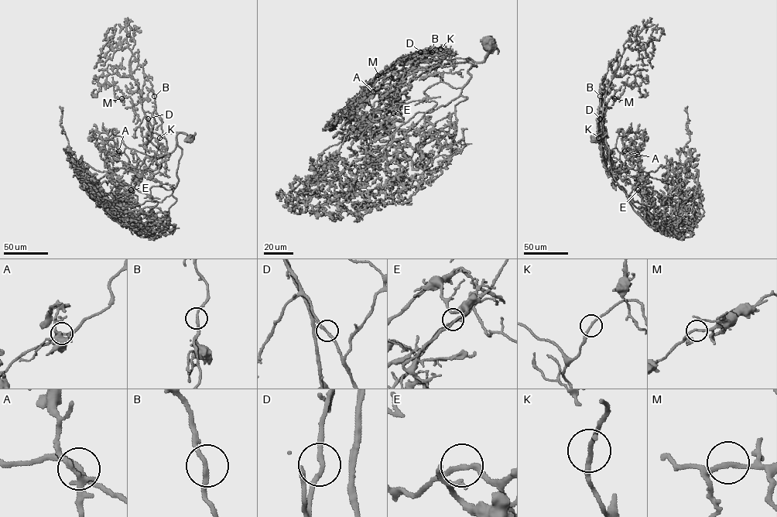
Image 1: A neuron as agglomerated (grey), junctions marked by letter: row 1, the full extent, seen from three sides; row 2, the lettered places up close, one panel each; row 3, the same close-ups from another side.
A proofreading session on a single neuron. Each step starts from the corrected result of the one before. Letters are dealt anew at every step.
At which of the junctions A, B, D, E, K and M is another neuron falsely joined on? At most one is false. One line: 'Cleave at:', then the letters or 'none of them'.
Cleave at: none of them

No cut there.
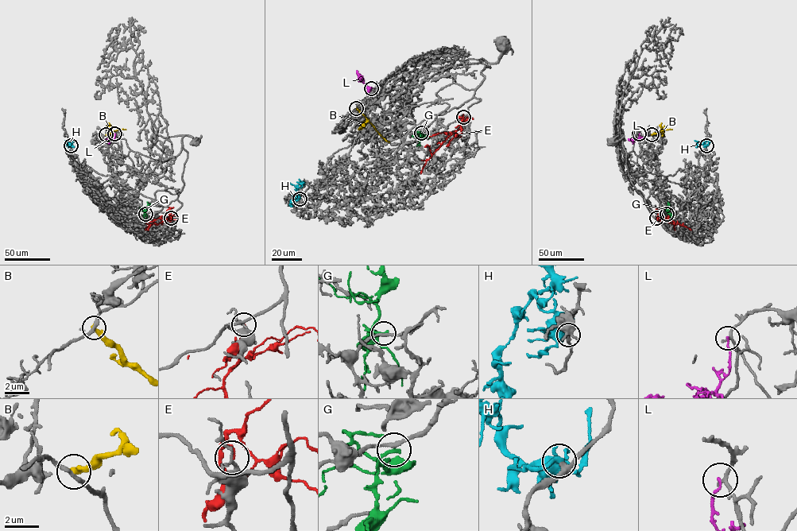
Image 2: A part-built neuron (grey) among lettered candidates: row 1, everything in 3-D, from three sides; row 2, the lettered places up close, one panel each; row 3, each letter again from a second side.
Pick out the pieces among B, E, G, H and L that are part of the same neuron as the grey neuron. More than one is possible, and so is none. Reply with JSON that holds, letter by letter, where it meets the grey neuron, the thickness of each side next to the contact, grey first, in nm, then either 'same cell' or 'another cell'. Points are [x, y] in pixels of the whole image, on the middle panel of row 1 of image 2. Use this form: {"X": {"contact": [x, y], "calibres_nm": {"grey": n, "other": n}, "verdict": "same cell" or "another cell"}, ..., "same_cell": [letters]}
{"B": {"contact": [356, 108], "calibres_nm": {"grey": 280, "other": 400}, "verdict": "another cell"}, "E": {"contact": [463, 117], "calibres_nm": {"grey": 180, "other": 180}, "verdict": "another cell"}, "G": {"contact": [421, 133], "calibres_nm": {"grey": 190, "other": 240}, "verdict": "another cell"}, "H": {"contact": [299, 199], "calibres_nm": {"grey": 260, "other": 260}, "verdict": "same cell"}, "L": {"contact": [371, 88], "calibres_nm": {"grey": 200, "other": 160}, "verdict": "another cell"}, "same_cell": ["H"]}

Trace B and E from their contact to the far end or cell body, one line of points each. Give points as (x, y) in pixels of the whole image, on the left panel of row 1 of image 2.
B: (106, 134), (125, 129)
E: (171, 218), (169, 215), (157, 224), (154, 222), (145, 230)

